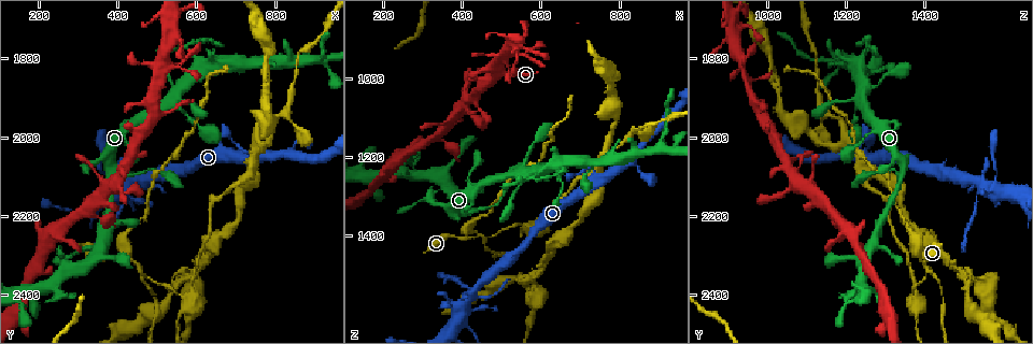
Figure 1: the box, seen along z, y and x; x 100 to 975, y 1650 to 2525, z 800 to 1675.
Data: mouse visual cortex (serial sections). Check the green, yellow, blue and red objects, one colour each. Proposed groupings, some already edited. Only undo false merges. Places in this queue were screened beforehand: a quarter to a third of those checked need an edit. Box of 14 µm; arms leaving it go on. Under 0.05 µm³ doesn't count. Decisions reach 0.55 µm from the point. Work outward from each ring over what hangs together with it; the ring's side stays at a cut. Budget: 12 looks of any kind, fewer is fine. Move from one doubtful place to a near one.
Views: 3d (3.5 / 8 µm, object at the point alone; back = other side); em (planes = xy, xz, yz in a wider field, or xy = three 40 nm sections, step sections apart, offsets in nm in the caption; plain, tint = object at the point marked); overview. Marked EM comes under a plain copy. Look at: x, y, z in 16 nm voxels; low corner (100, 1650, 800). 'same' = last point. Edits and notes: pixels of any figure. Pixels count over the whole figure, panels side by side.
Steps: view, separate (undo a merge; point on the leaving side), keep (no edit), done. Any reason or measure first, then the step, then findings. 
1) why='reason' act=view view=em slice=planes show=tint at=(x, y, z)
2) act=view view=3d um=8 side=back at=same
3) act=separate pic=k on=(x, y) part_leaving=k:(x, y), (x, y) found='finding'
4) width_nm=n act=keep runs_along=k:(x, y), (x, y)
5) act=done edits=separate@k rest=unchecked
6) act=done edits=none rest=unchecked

act=view view=3d um=8 at=(435, 2315, 1405)

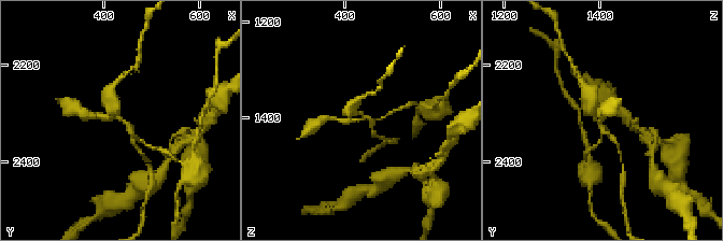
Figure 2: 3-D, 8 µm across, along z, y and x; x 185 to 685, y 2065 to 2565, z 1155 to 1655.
arms=4 arm_widths_nm=100,150,150,350 act=view view=em slice=xy step=2 show=tint at=(440, 2315, 1405)

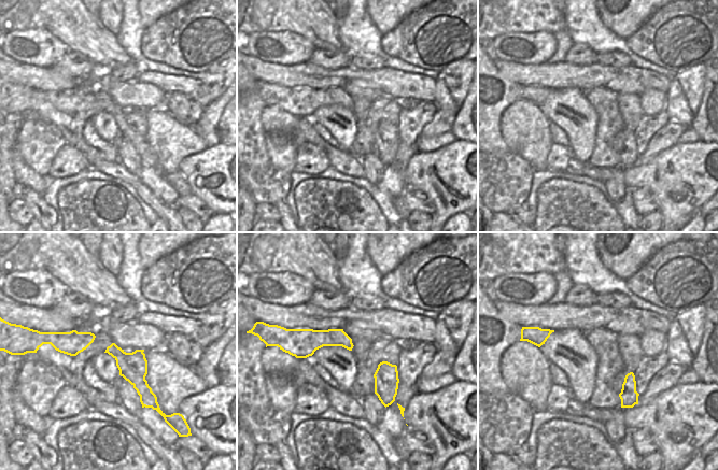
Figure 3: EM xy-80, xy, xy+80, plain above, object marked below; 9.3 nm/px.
act=separate pic=2 on=(586, 111) found='a second cell is stuck on'

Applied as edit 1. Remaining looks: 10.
why='a narrow waist' act=view view=3d um=8 at=(420, 2150, 1525)

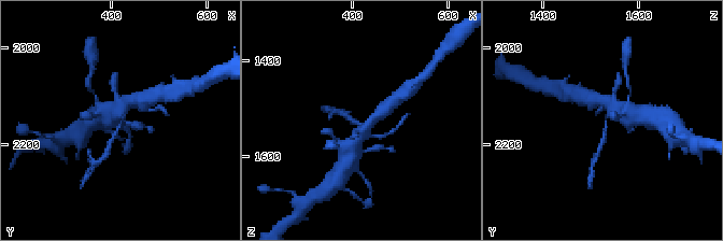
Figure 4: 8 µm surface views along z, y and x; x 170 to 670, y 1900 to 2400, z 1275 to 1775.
why='closer look' act=view view=3d um=3.5 at=(415, 2155, 1530)

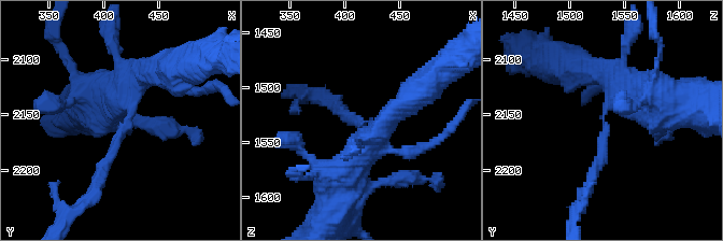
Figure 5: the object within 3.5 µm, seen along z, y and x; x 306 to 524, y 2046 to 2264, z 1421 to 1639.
arm_widths_nm=150,300 why='now the EM' act=view view=em slice=xy step=3 show=tint at=(420, 2152, 1530)

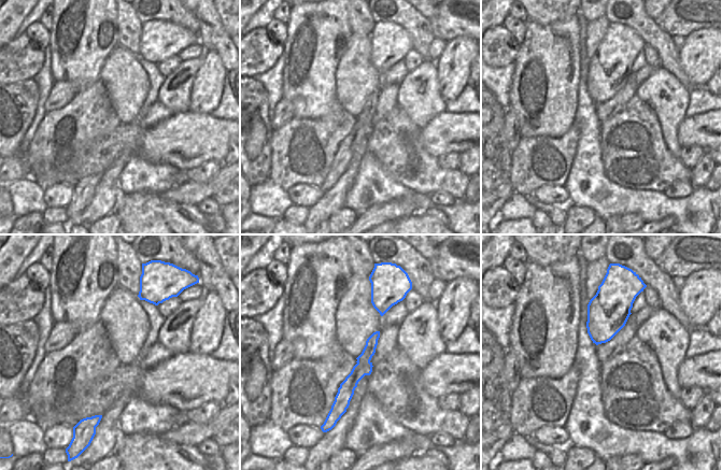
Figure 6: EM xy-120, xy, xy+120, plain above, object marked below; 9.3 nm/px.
width_nm=160 act=separate pic=5 on=(604, 154) part_leaving=5:(606, 124), (593, 180), (576, 210) found='two cells meet here'

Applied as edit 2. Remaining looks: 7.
act=view view=overview

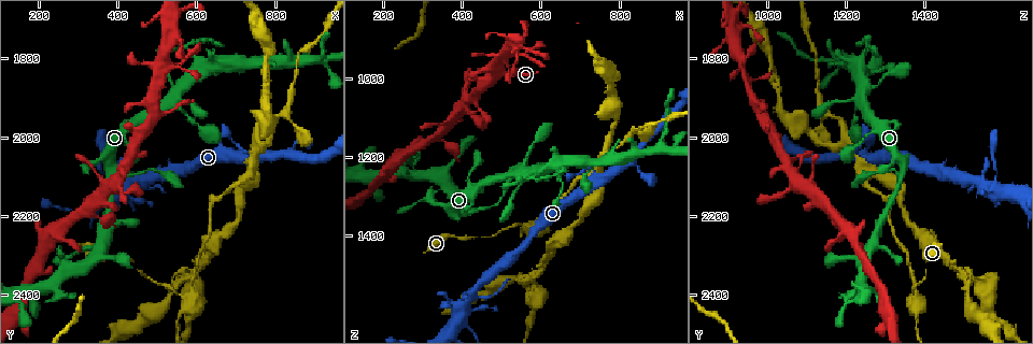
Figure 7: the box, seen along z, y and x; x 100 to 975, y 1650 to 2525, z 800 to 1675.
why='calibre changes' act=view view=3d um=8 side=back at=(730, 1810, 1220)

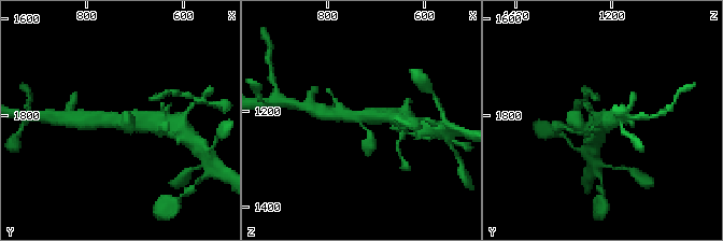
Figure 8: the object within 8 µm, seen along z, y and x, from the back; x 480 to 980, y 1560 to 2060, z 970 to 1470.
arms=3 arm_widths_nm=200,450,500 act=view view=em slice=xy step=2 show=tint at=(735, 1815, 1215)

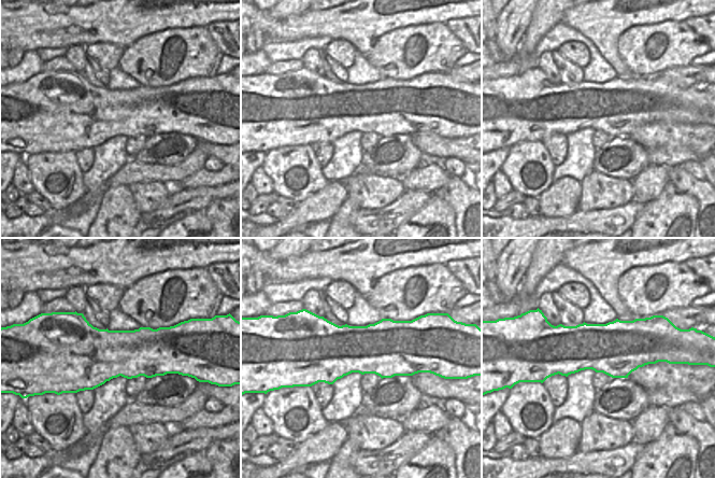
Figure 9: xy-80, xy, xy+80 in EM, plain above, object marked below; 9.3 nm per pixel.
act=keep runs_along=8:(392, 118), (356, 118), (330, 114) found='all the same cell'

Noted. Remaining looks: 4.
why='calibre changes' act=view view=em slice=xy step=1 show=tint at=(595, 1805, 1245)

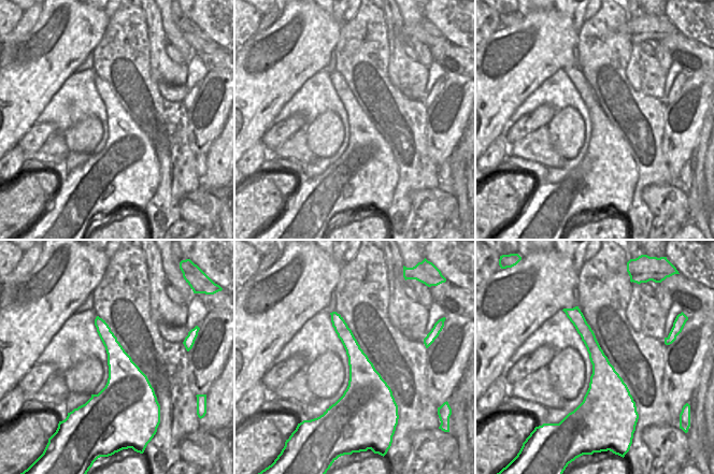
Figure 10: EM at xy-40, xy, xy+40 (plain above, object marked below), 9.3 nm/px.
why='wider look' act=view view=3d um=3.5 at=same

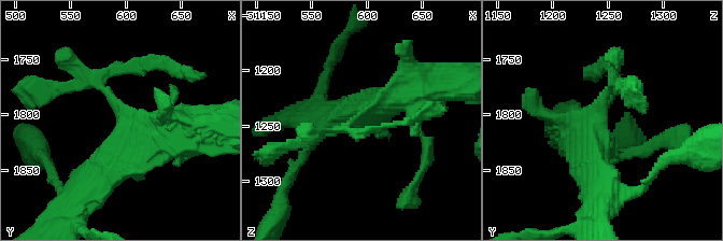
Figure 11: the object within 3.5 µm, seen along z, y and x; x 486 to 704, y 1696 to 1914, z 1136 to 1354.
width_nm=320 act=separate pic=11 on=(70, 86) part_leaving=11:(102, 86), (39, 86), (29, 113) found='two cells meet here'

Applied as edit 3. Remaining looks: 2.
act=done edits=separate@2,separate@5,separate@11 rest=unchecked

